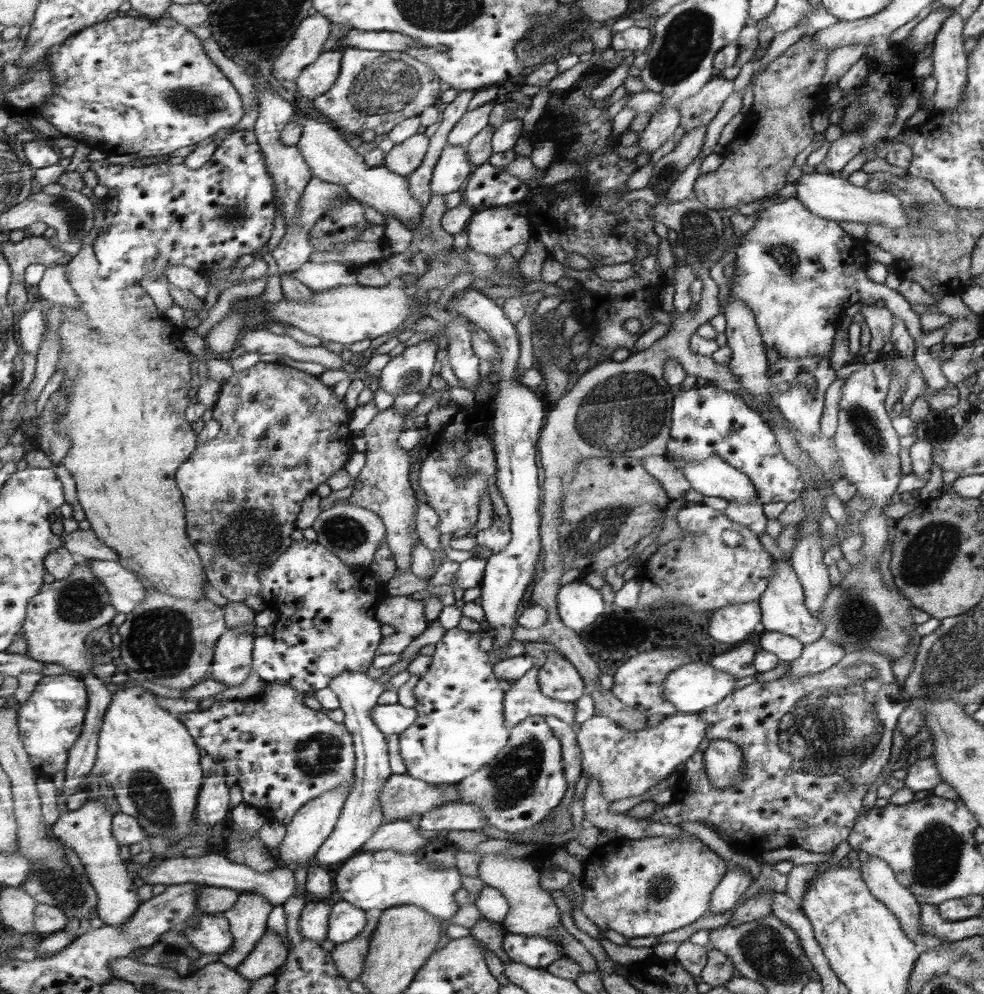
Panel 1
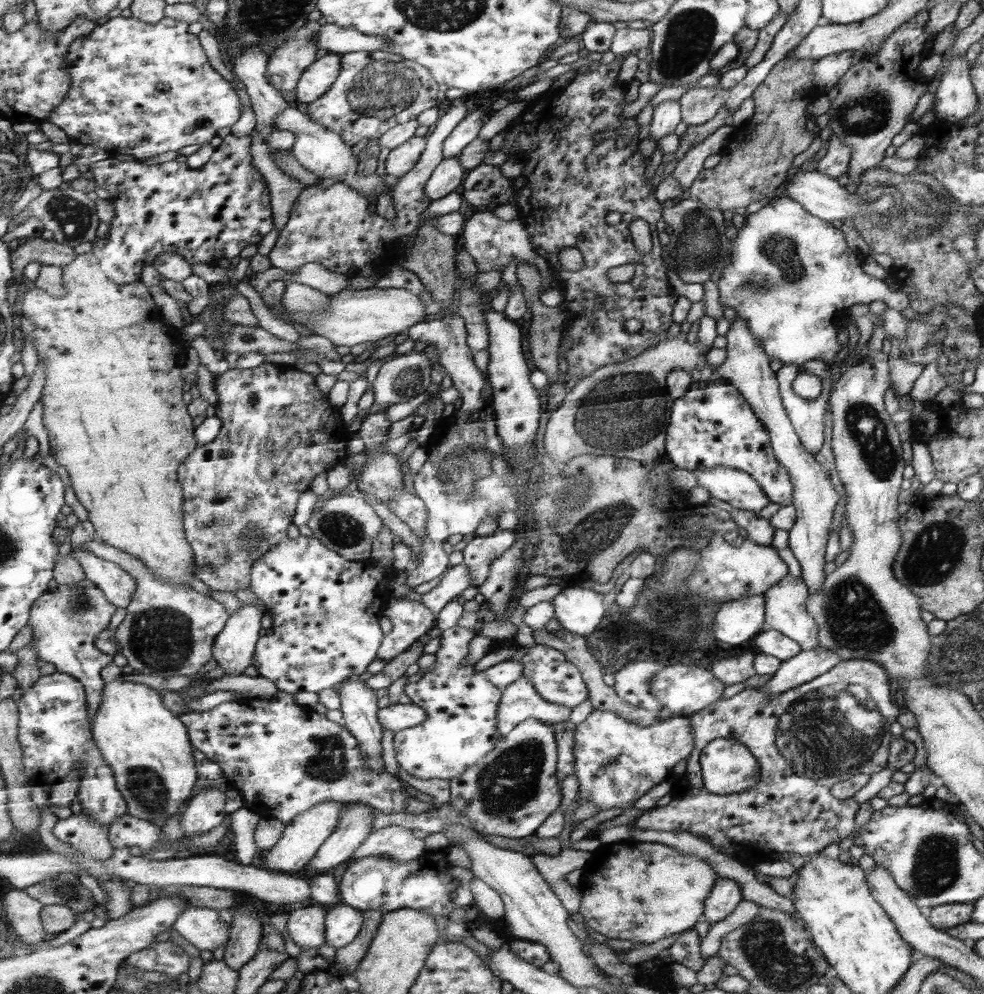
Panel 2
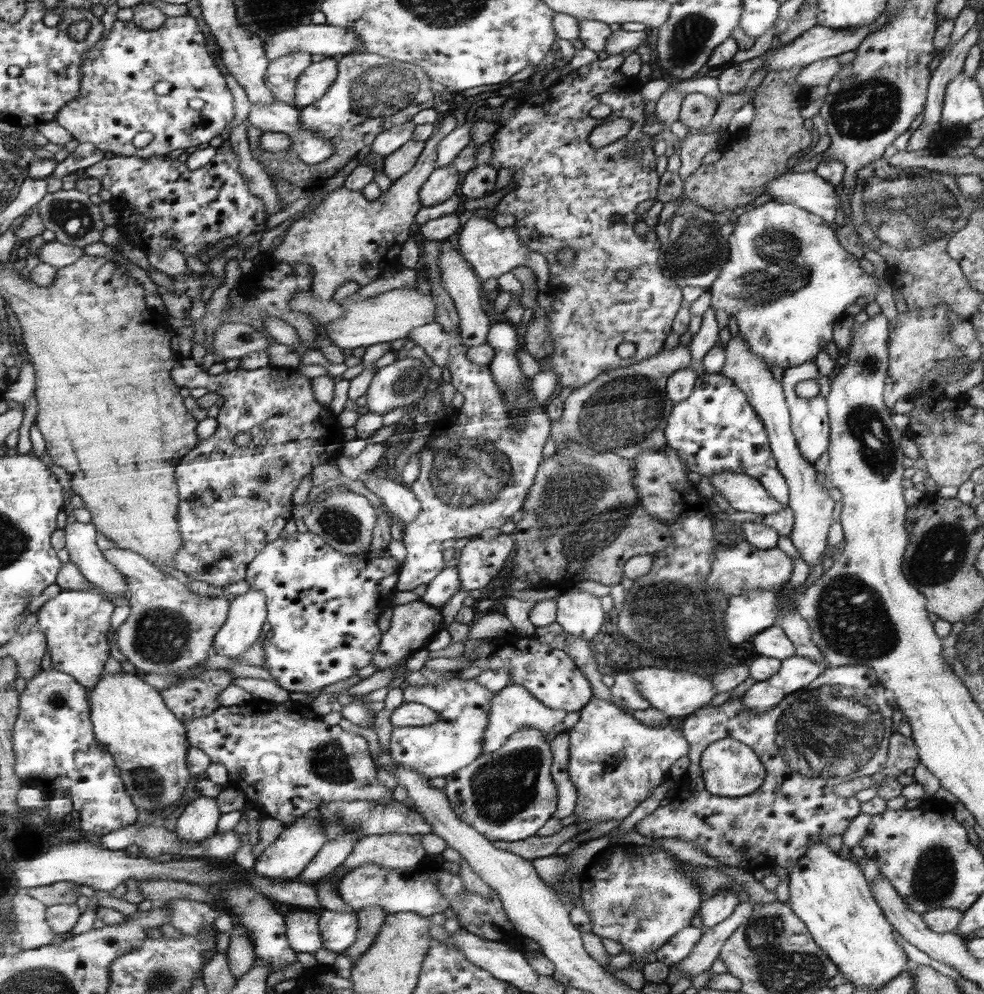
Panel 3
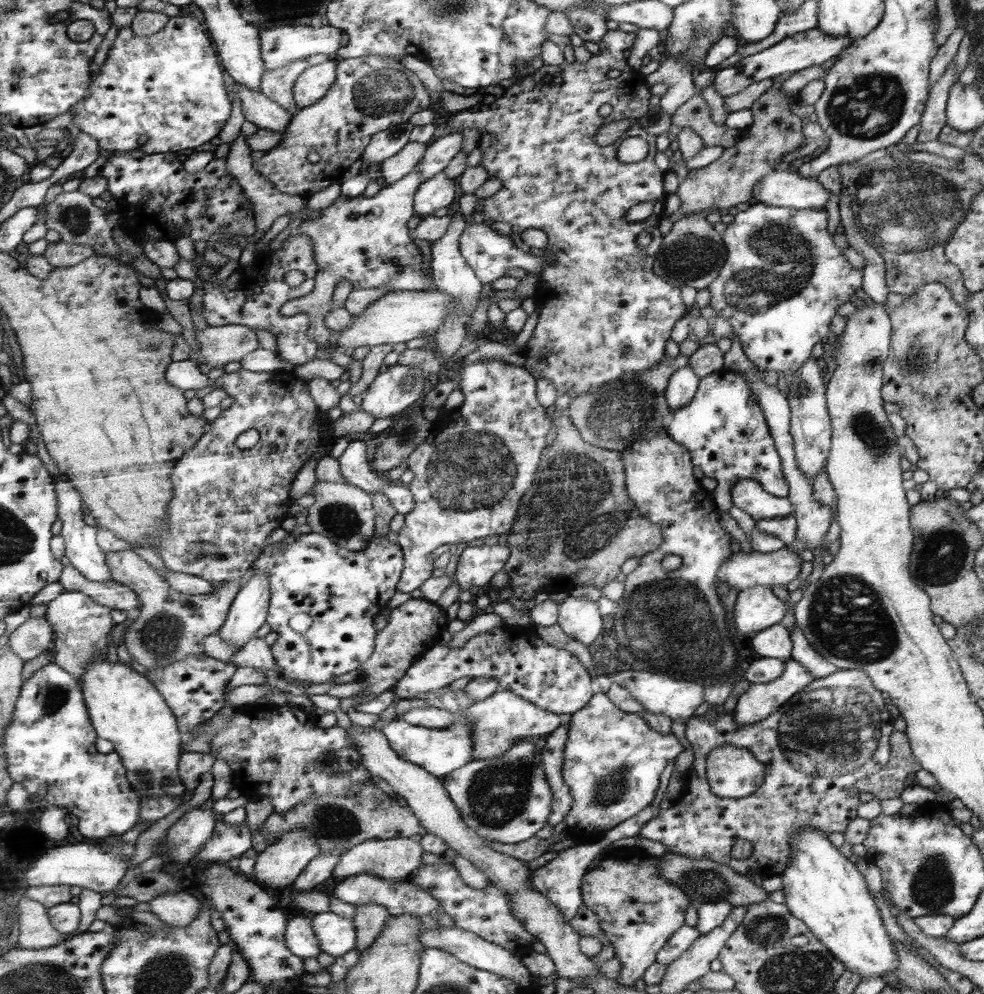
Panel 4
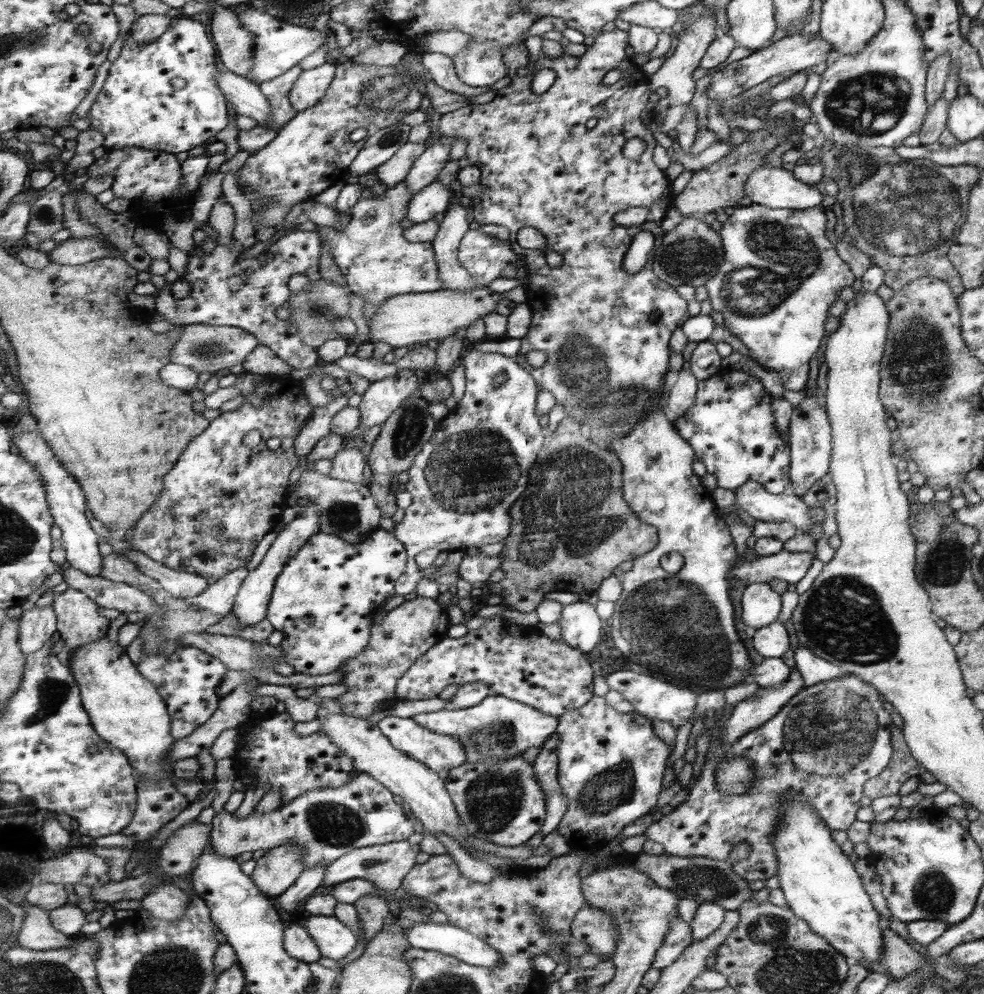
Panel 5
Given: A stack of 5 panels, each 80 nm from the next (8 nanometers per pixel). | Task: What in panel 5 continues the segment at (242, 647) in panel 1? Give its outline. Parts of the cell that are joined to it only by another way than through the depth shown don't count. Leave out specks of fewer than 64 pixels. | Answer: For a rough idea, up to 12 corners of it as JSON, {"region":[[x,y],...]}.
{"region":[[317,504],[272,542],[242,582],[233,614],[241,626],[266,619],[276,577],[319,531]]}

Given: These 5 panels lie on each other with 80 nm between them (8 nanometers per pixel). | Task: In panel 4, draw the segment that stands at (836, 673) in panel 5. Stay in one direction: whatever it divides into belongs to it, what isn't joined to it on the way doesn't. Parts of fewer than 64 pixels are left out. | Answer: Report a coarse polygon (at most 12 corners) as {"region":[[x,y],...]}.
{"region":[[801,626],[790,631],[791,659],[812,674],[826,678],[837,667],[825,660],[804,636]]}

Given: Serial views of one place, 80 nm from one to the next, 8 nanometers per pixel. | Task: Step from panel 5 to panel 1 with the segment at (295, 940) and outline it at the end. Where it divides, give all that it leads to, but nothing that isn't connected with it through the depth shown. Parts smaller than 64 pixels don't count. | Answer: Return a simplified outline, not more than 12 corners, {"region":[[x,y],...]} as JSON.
{"region":[[309,899],[299,931],[308,940],[327,939],[332,903]]}

